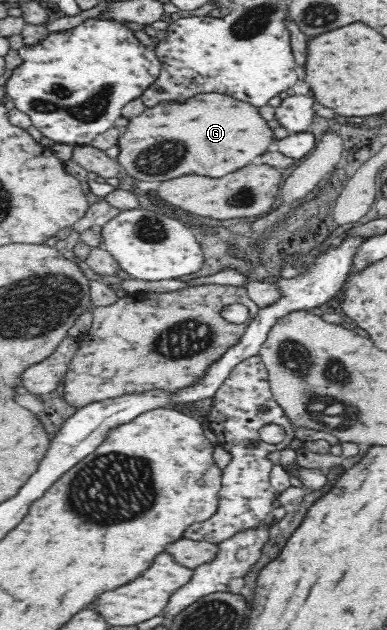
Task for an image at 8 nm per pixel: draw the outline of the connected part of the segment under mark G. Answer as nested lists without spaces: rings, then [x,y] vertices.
[[[211,92],[191,96],[181,103],[164,101],[152,108],[145,108],[142,114],[131,118],[117,142],[117,161],[128,176],[144,182],[162,182],[186,174],[220,178],[250,164],[256,156],[273,149],[275,143],[274,131],[268,127],[268,121],[260,116],[256,107],[238,102],[227,94]]]

